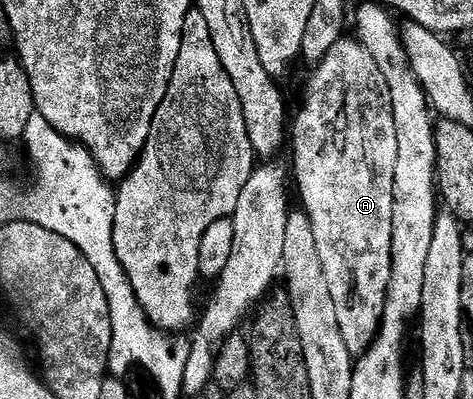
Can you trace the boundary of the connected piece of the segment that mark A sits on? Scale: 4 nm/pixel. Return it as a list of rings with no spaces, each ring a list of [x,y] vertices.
[[[350,36],[332,44],[332,52],[313,70],[314,75],[306,82],[302,107],[292,118],[292,178],[298,181],[301,209],[305,210],[308,220],[312,220],[316,232],[316,248],[336,303],[340,334],[344,336],[344,344],[348,344],[350,355],[361,356],[378,336],[392,276],[392,188],[398,151],[392,96],[384,72],[380,72],[380,64],[372,60],[372,52]]]

